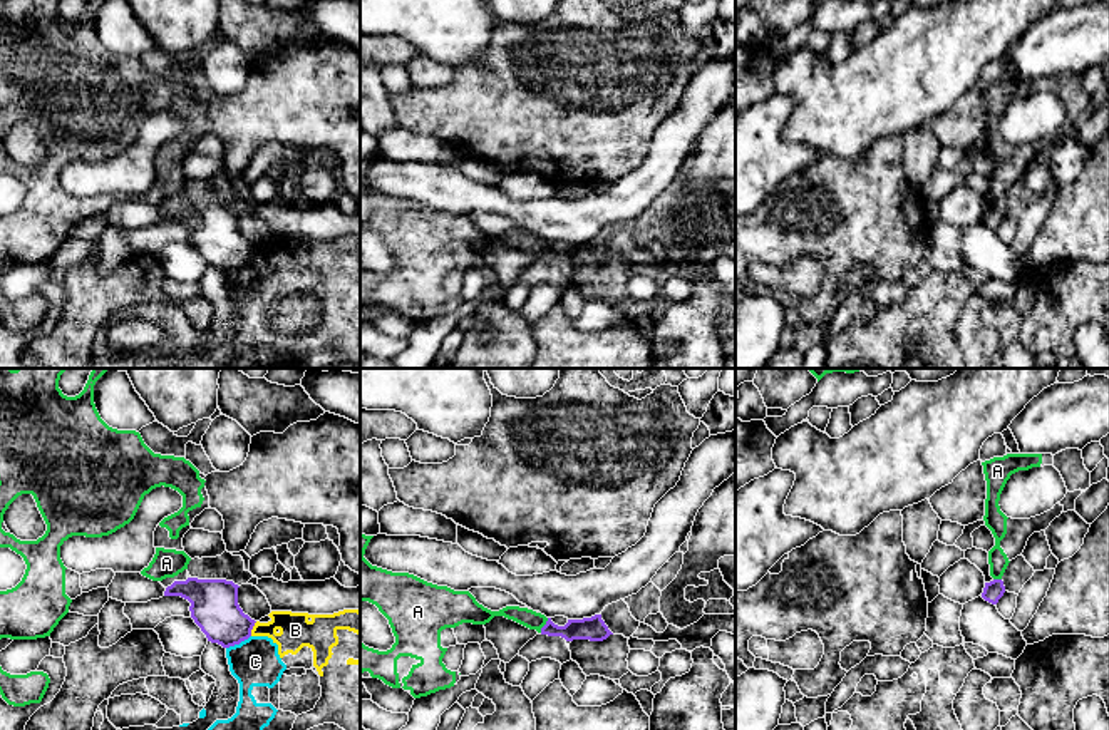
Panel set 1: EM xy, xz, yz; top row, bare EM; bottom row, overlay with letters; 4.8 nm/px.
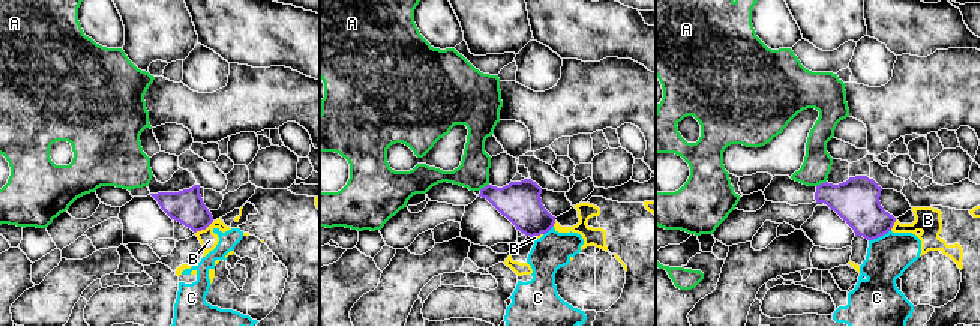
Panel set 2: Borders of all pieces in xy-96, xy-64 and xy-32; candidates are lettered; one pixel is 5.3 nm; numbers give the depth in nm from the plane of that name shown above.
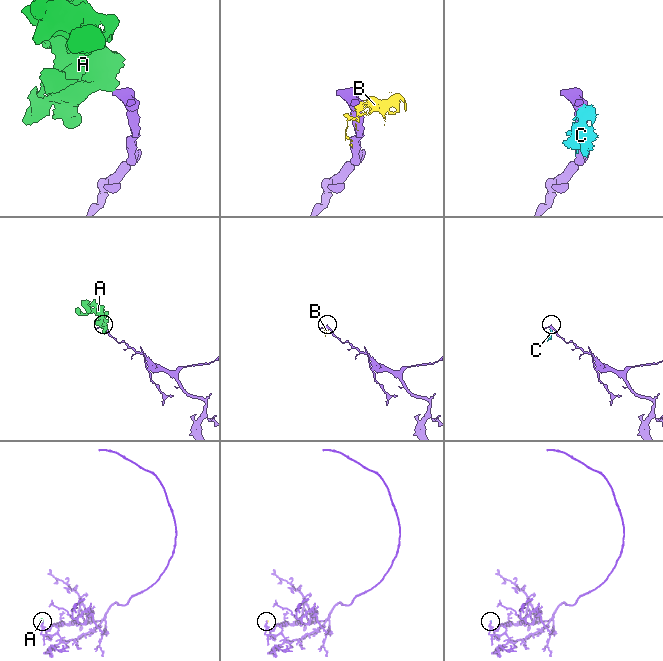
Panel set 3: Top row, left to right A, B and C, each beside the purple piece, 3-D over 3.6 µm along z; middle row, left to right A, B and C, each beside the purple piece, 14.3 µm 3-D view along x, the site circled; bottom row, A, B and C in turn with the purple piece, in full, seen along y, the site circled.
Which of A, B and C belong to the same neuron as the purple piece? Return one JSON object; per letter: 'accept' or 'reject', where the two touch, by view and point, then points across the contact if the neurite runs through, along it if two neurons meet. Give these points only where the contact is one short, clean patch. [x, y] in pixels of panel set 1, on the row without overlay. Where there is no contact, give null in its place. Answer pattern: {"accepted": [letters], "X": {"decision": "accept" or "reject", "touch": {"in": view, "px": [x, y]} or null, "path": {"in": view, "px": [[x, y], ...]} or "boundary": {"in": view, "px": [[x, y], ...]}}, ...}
{"accepted": [], "A": {"decision": "reject", "touch": {"in": "xz", "px": [545, 250]}, "boundary": {"in": "xz", "px": [[548, 243], [540, 257]]}}, "B": {"decision": "reject", "touch": {"in": "xy", "px": [252, 253]}, "boundary": {"in": "xy", "px": [[257, 246], [250, 260]]}}, "C": {"decision": "reject", "touch": {"in": "xy", "px": [238, 268]}, "boundary": {"in": "xy", "px": [[250, 260], [226, 273]]}}}

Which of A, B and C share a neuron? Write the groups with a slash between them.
A / B C

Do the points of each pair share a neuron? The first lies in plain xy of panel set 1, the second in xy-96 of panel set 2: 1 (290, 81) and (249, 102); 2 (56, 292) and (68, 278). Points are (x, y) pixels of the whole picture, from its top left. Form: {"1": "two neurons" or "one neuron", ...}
{"1": "one neuron", "2": "two neurons"}

